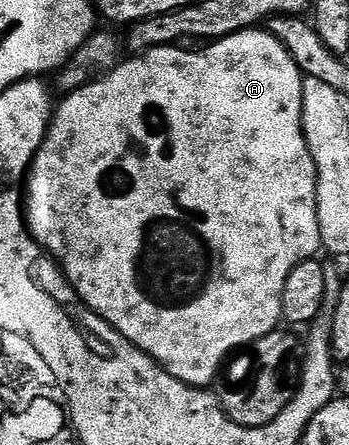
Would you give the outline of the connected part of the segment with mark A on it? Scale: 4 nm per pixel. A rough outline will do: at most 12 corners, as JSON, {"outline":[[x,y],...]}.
{"outline":[[266,30],[64,95],[31,237],[175,380],[320,251]]}

